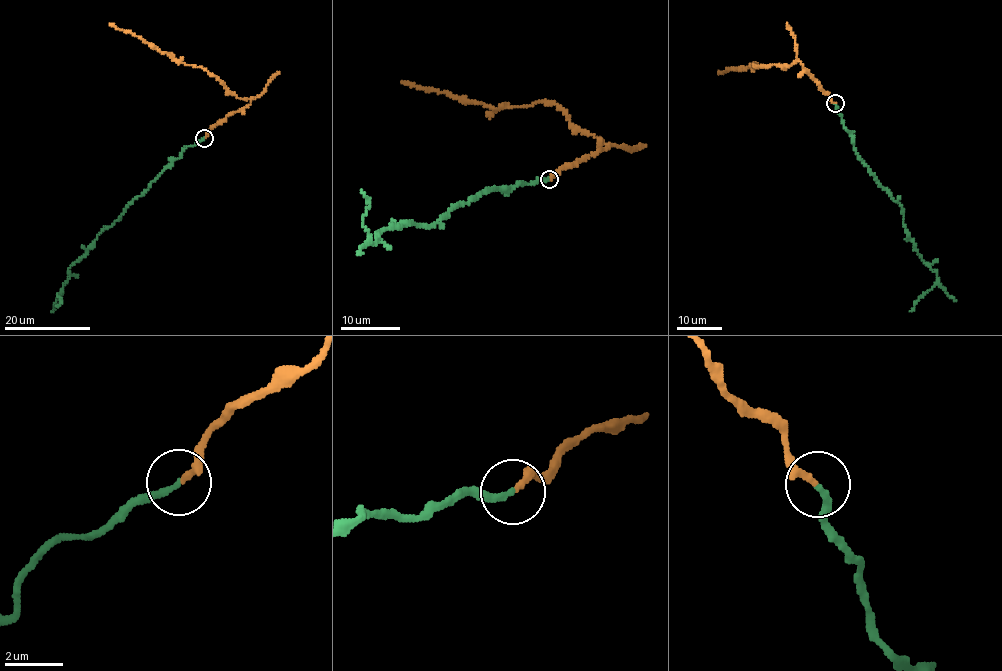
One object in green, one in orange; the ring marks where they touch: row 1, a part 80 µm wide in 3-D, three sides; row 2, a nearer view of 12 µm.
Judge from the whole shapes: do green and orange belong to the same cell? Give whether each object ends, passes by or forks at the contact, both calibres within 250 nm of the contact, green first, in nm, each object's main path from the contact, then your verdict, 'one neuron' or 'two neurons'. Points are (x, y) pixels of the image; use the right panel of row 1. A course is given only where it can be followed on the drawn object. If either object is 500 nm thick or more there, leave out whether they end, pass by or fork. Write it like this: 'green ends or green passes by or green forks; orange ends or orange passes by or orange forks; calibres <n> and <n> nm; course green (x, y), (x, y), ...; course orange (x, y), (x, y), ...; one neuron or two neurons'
green ends; orange ends; calibres 220 and 200 nm; course green (835, 104), (854, 149), (902, 208), (904, 230), (936, 273), (937, 281), (910, 311); course orange (835, 103), (797, 60), (783, 67), (753, 65), (755, 68), (718, 72); two neurons

